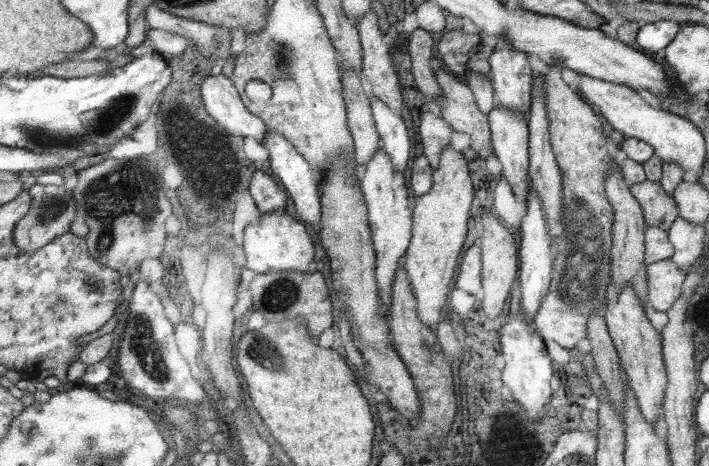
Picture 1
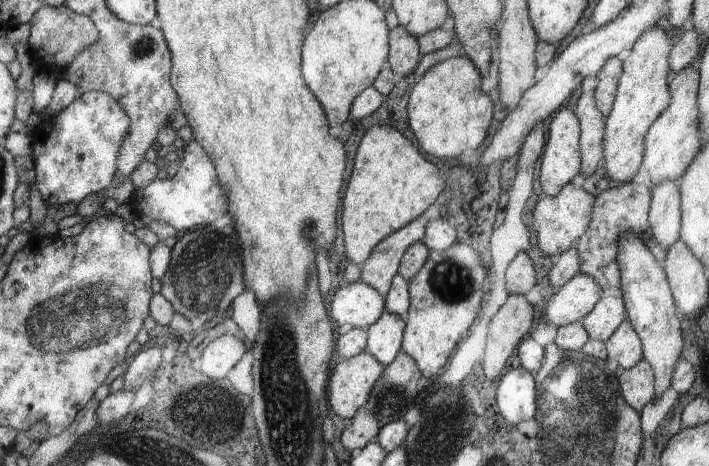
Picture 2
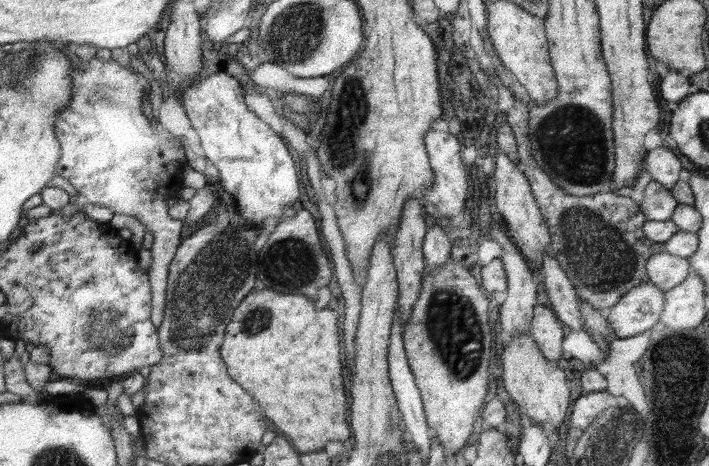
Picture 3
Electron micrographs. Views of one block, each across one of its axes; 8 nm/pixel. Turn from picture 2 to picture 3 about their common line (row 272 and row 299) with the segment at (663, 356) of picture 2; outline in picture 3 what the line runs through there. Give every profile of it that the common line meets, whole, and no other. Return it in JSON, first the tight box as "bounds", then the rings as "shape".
{"bounds":[605,280,663,338],"shape":[[[651,280],[631,288],[615,306],[611,306],[605,316],[615,338],[629,338],[651,328],[659,314],[663,314],[663,292]]]}

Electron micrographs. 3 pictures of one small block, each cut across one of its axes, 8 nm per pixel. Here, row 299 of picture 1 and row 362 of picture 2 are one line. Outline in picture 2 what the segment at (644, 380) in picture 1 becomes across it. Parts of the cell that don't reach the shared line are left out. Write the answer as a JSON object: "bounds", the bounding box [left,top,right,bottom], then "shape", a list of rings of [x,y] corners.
{"bounds":[605,320,641,370],"shape":[[[623,320],[615,334],[605,342],[607,358],[615,360],[621,368],[631,370],[641,362],[641,340],[629,320]]]}

